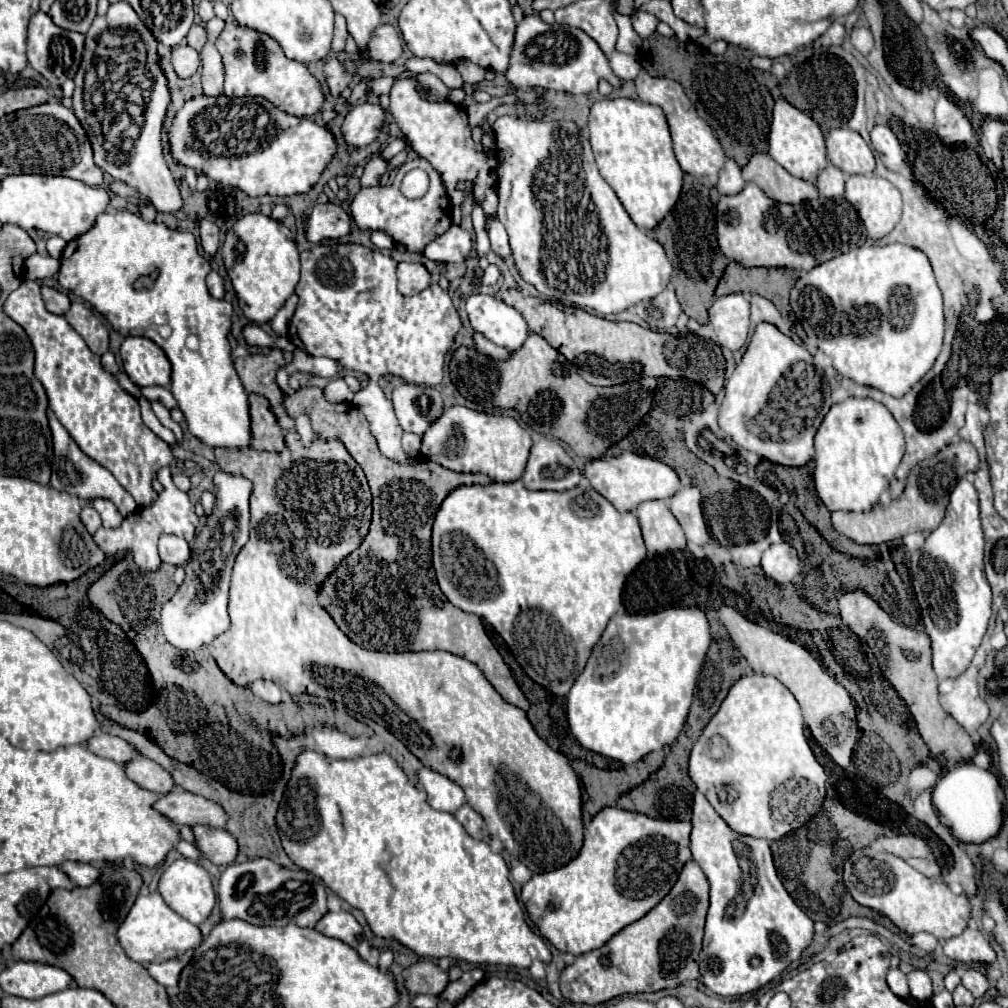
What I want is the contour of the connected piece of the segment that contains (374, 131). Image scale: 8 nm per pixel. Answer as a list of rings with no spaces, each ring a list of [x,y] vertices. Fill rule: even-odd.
[[[366,102],[354,106],[342,124],[346,142],[356,148],[368,146],[378,138],[386,118],[388,118],[388,110],[384,110],[380,104]]]

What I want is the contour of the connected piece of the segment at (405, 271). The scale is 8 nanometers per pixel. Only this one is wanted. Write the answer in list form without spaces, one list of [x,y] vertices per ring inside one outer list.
[[[400,262],[396,274],[398,274],[398,290],[404,296],[414,296],[430,286],[430,272],[422,264]]]

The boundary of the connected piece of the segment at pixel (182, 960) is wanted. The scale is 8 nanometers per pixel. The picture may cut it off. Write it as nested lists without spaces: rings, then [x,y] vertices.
[[[194,949],[187,950],[186,954],[182,954],[180,958],[166,960],[160,962],[160,964],[152,962],[152,964],[148,964],[146,968],[148,968],[150,976],[152,976],[156,982],[160,982],[160,984],[166,986],[166,988],[174,988],[174,986],[178,986],[178,976],[182,974],[182,968],[186,968],[186,964],[190,962],[190,958],[193,957],[193,952]]]

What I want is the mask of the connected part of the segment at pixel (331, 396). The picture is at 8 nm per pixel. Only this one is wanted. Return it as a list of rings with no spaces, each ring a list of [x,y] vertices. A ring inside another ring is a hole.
[[[334,378],[324,388],[324,396],[330,402],[346,402],[346,404],[350,404],[352,398],[354,398],[354,392],[348,388],[348,384],[342,378]]]

